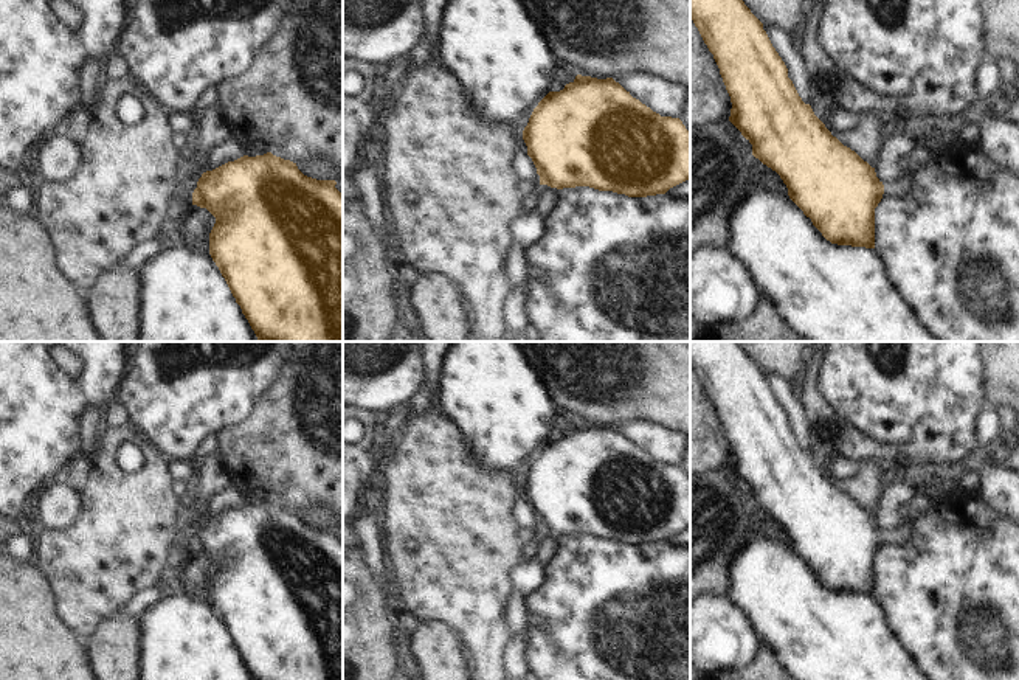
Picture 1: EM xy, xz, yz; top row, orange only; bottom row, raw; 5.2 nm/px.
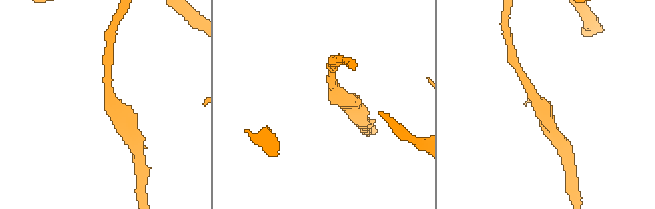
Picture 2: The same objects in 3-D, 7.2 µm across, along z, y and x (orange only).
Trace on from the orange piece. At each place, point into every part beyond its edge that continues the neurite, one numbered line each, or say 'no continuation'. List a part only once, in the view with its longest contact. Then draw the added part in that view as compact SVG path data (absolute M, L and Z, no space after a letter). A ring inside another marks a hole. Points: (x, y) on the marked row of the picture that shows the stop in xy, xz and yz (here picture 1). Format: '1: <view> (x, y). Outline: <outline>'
1: xz (548, 196). Outline: M540 185L540 199L537 203L537 214L544 219L557 200L558 189L547 185Z

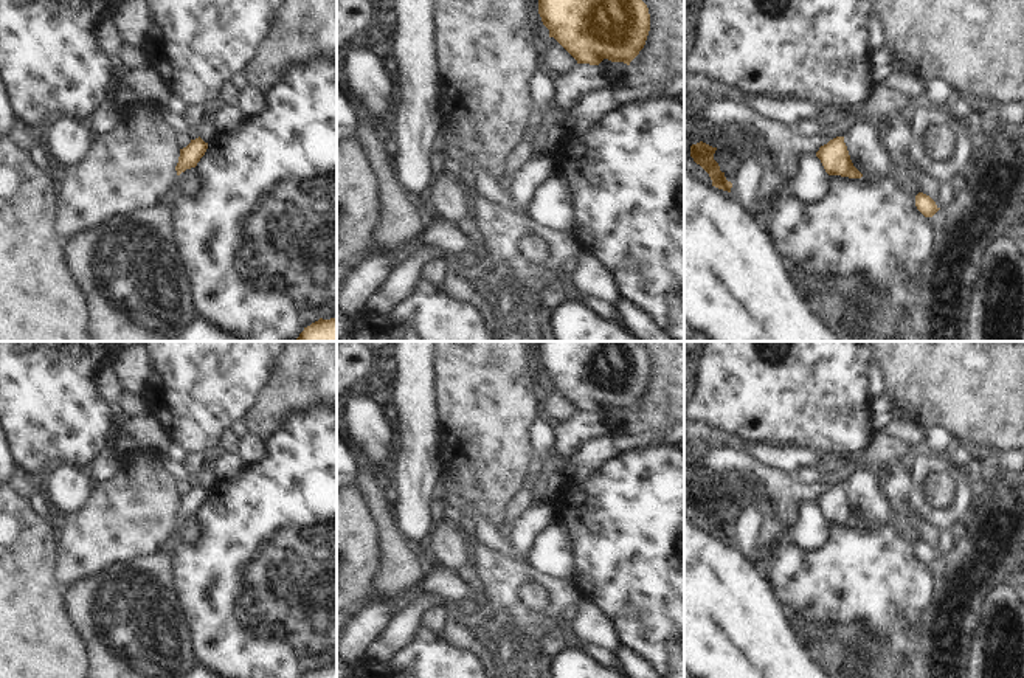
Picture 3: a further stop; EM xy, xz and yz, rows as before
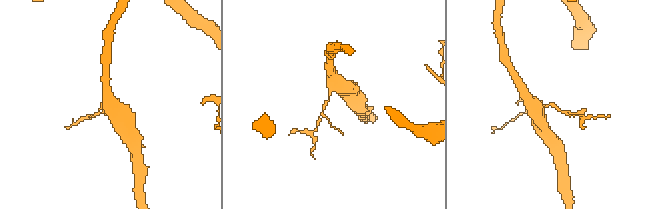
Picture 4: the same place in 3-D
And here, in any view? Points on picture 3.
no continuation.

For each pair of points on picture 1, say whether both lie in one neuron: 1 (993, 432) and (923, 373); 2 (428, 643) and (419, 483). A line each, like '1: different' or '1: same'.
1: different
2: different

